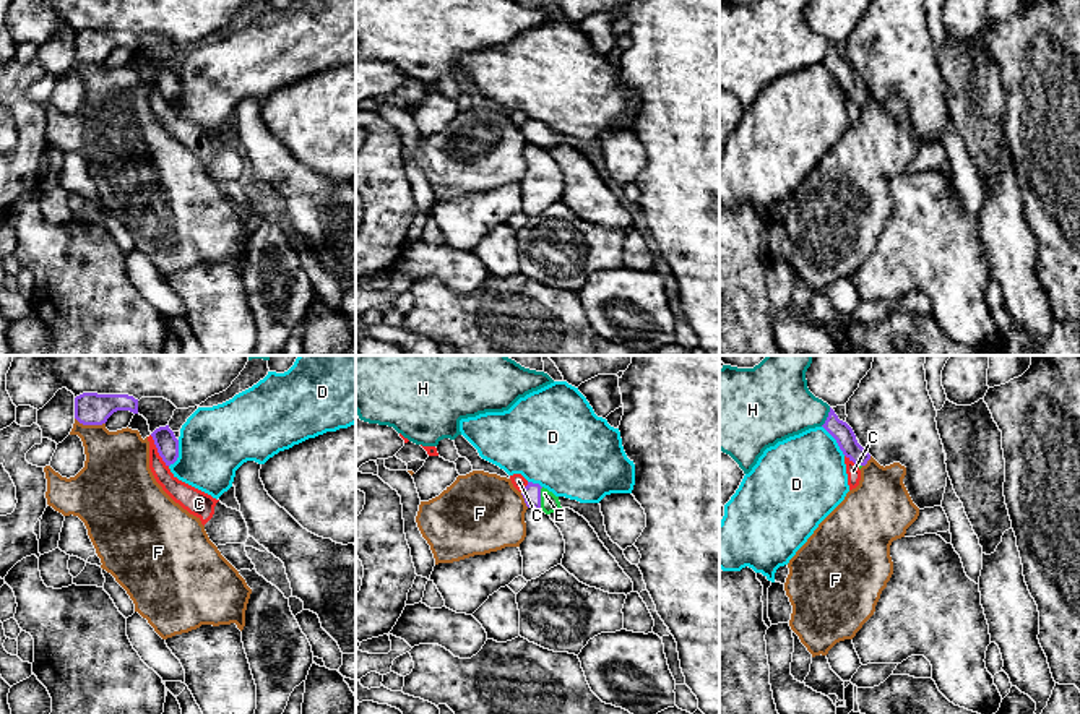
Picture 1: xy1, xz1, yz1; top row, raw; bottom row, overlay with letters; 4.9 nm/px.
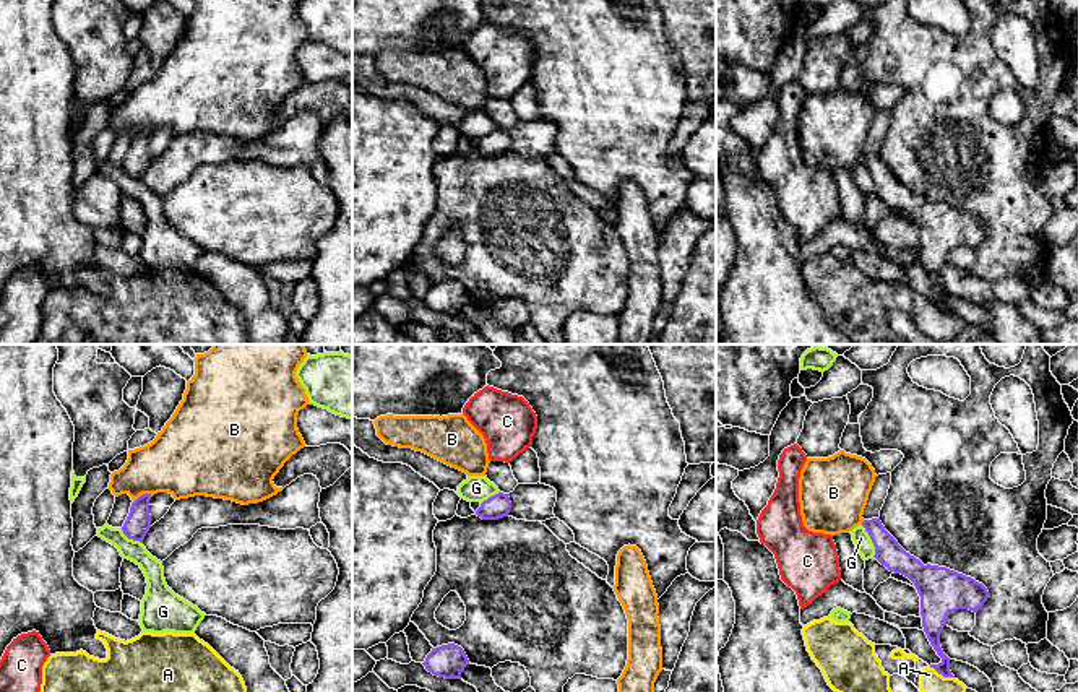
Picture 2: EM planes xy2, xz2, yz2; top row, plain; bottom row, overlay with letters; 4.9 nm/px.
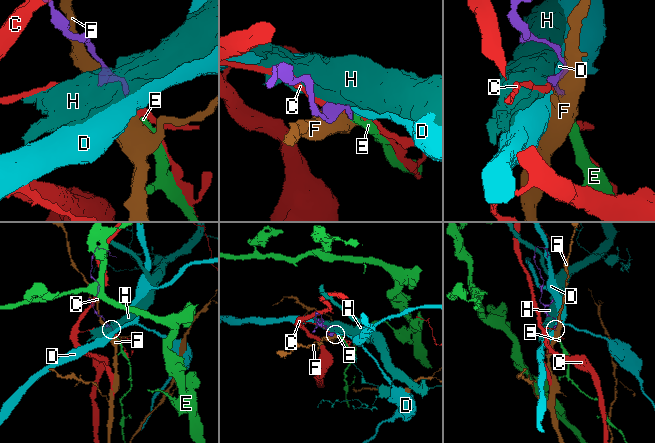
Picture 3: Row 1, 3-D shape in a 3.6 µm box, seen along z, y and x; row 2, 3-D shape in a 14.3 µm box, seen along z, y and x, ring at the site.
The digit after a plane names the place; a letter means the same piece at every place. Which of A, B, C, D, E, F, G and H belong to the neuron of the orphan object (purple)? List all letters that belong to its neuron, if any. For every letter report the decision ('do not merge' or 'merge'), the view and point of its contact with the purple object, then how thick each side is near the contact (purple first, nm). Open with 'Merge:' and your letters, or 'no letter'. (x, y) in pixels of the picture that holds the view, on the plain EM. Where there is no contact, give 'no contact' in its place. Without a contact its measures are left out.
Merge: E
A: do not merge | yz2 (942, 311) | 100/150 nm
B: do not merge | xy2 (143, 130) | 130/340 nm
C: do not merge | xy1 (158, 88) | 110/110 nm
D: do not merge | yz1 (835, 75) | 100/420 nm
E: merge | xz1 (540, 135) | 90/90 nm
F: do not merge | xy1 (90, 60) | 160/320 nm
G: do not merge | yz2 (872, 177) | 140/90 nm
H: do not merge | yz1 (827, 54) | 100/340 nm

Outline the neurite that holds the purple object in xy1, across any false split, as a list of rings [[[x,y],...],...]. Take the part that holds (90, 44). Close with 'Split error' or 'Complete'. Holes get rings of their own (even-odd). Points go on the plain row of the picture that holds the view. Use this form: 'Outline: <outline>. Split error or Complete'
Outline: [[[83,29],[75,34],[75,55],[83,62],[102,62],[117,47],[138,50],[138,36],[128,31]]]. Complete

